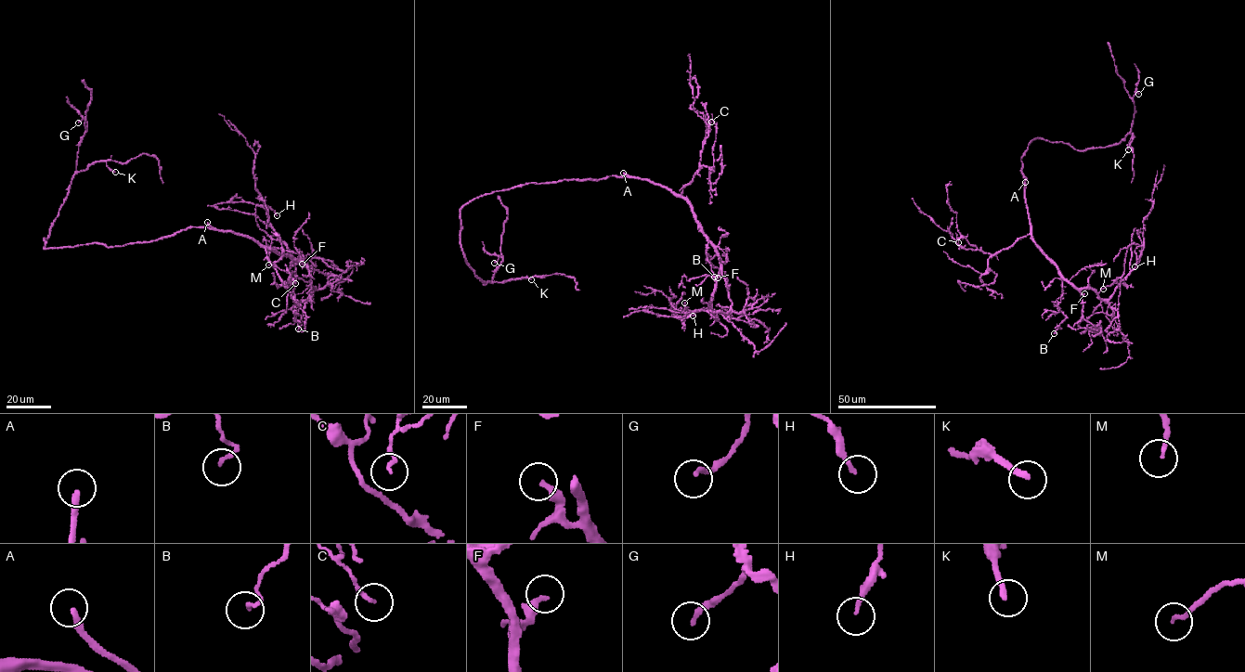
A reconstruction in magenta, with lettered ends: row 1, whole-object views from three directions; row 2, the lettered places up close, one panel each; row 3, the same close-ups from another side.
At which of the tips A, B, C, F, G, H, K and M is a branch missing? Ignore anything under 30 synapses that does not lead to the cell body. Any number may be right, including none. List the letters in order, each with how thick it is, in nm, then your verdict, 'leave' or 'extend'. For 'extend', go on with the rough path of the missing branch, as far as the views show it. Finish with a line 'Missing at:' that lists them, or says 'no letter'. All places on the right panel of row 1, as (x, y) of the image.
A: 240 nm | extend | (1025, 182), (1028, 173), (1042, 160), (1105, 147), (1147, 122), (1154, 121), (1153, 124)
B: 140 nm | leave
C: 100 nm | leave
F: 280 nm | leave
G: 190 nm | leave
H: 180 nm | leave
K: 240 nm | leave
M: 150 nm | leave
Missing at: A

